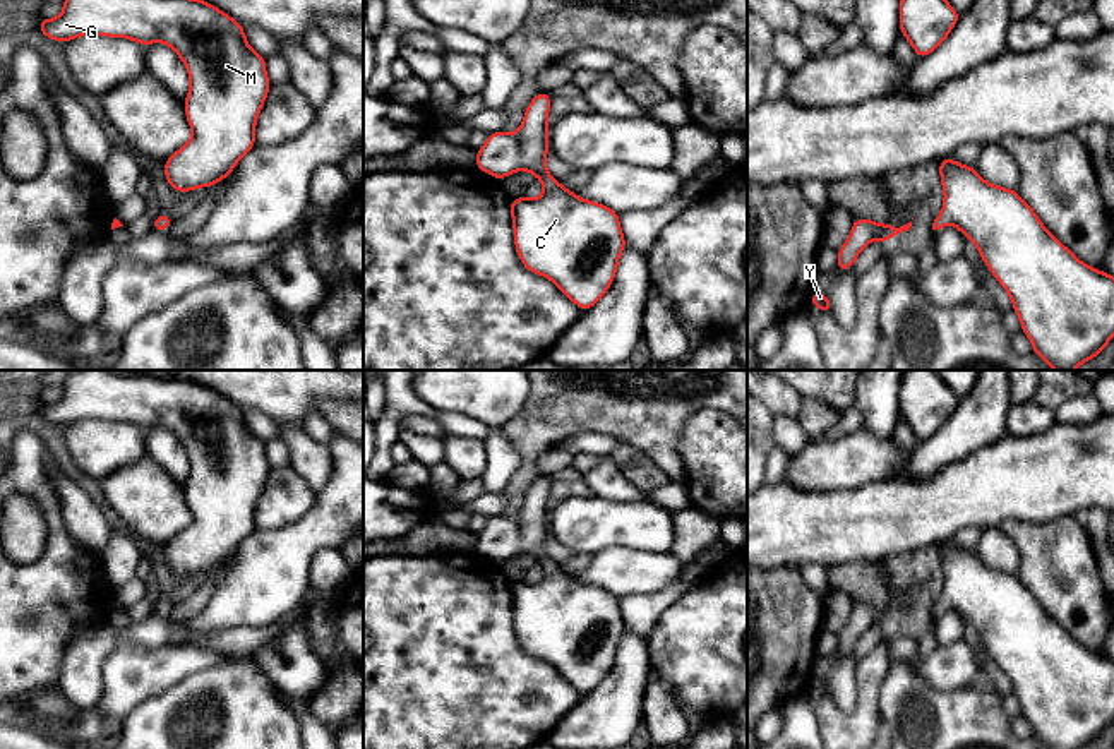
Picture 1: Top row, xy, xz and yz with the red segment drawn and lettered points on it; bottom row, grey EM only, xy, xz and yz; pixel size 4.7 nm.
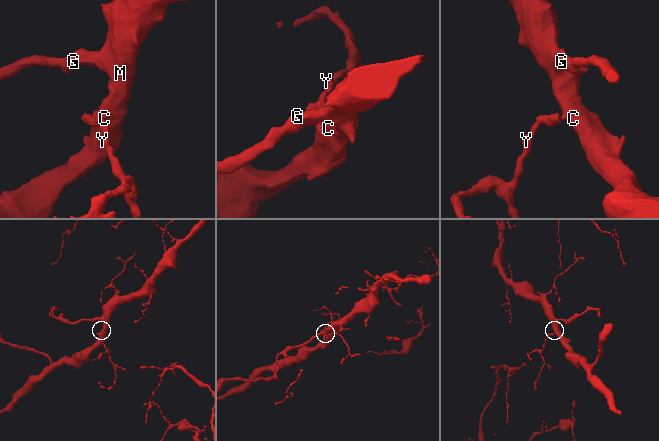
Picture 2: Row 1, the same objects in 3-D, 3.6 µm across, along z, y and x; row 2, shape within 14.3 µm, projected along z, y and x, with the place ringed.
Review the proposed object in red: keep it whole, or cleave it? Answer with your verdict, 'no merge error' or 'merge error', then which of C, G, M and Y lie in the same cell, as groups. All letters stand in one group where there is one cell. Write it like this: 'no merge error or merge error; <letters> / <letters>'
no merge error; C G M Y

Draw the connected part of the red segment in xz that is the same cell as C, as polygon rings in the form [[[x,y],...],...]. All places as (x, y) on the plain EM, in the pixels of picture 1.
[[[538,476],[526,490],[518,516],[488,518],[485,528],[476,535],[475,550],[497,564],[514,555],[530,555],[543,567],[543,578],[538,583],[526,583],[524,579],[511,583],[514,631],[528,655],[548,662],[584,696],[612,670],[627,626],[617,595],[578,581],[576,576],[567,574],[550,560],[545,547],[548,538],[548,495],[550,476]]]

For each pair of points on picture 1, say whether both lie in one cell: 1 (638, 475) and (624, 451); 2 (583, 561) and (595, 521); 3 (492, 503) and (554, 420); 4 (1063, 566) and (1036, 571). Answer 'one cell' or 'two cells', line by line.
1: one cell
2: two cells
3: two cells
4: one cell

